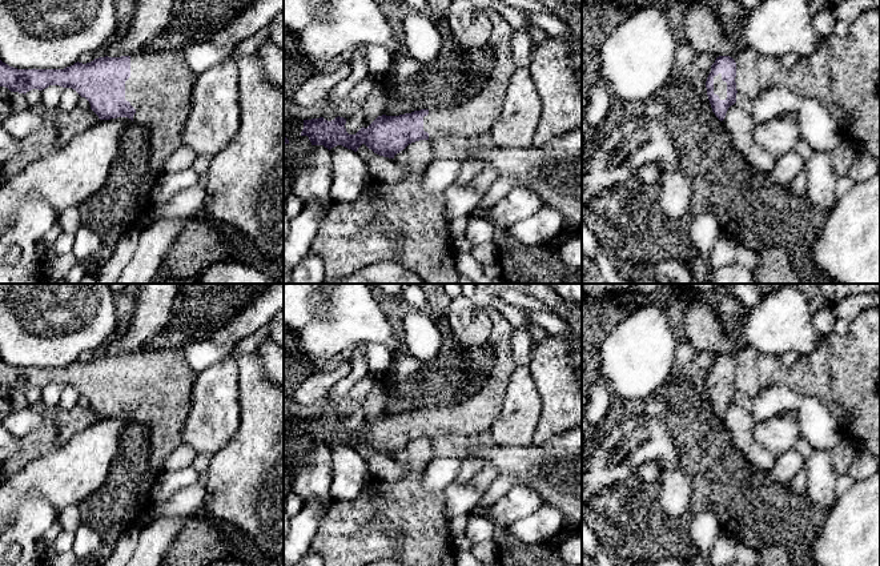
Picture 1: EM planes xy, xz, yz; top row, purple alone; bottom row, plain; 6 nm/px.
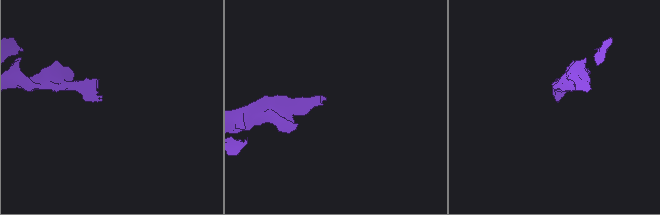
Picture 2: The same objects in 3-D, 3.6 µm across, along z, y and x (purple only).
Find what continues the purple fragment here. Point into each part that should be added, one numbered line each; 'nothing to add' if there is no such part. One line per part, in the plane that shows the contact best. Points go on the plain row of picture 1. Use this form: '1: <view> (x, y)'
1: xy (160, 385)

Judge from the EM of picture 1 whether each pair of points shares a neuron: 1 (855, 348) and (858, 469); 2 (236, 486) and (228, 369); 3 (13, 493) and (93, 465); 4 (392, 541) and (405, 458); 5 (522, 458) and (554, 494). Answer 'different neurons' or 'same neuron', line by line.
1: different neurons
2: different neurons
3: same neuron
4: same neuron
5: same neuron

